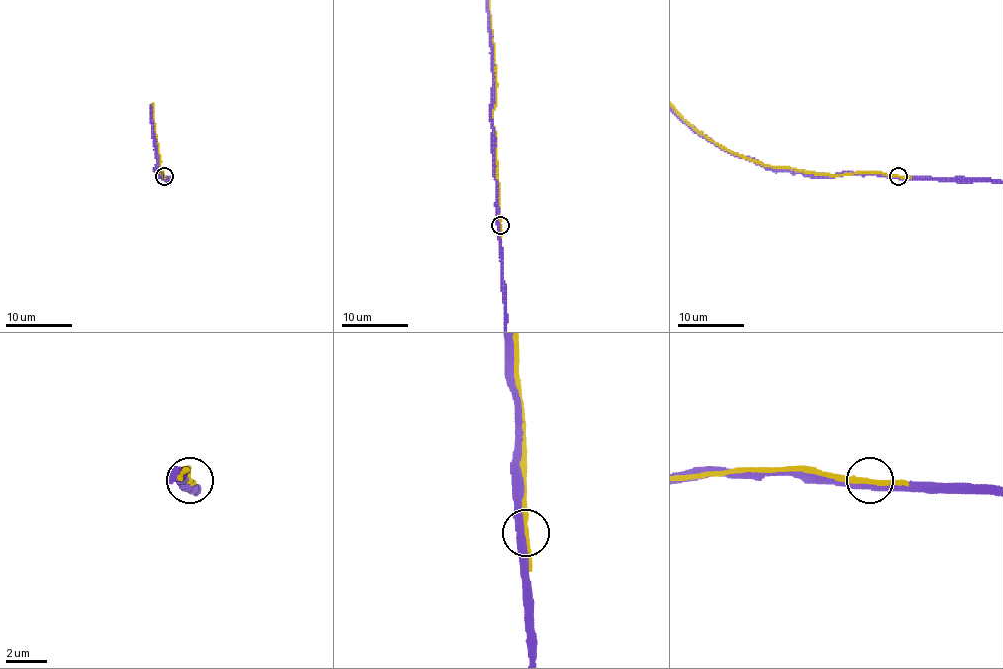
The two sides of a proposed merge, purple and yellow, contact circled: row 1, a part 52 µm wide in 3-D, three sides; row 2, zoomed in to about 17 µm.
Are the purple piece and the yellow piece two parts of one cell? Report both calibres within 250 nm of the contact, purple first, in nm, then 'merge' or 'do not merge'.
400/240 nm | do not merge

